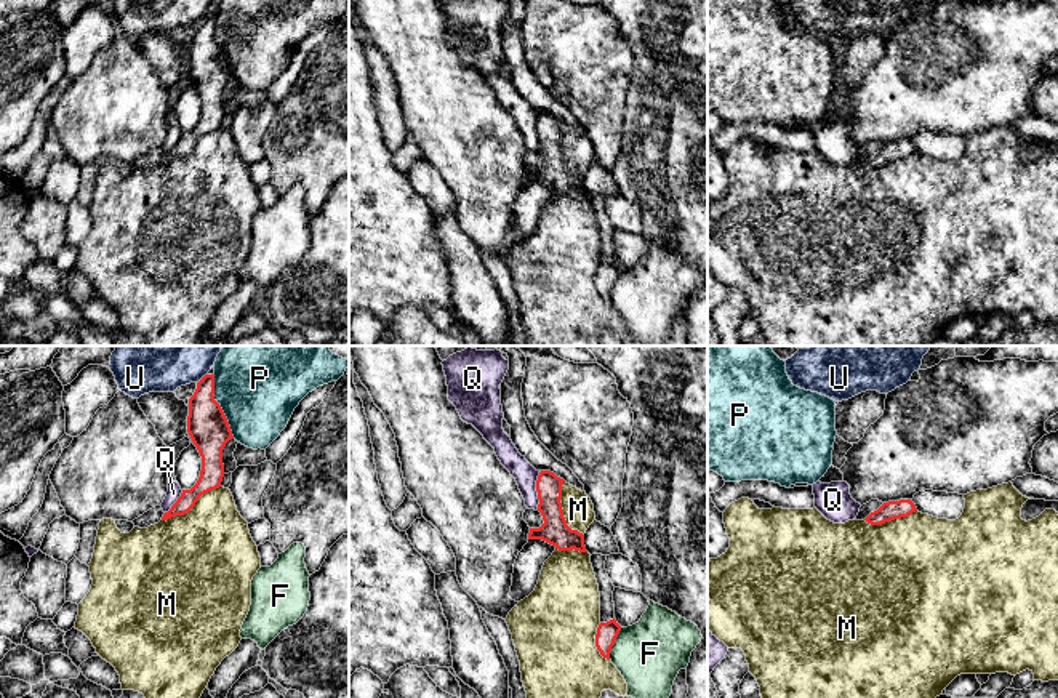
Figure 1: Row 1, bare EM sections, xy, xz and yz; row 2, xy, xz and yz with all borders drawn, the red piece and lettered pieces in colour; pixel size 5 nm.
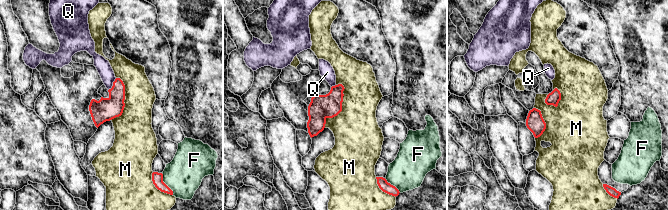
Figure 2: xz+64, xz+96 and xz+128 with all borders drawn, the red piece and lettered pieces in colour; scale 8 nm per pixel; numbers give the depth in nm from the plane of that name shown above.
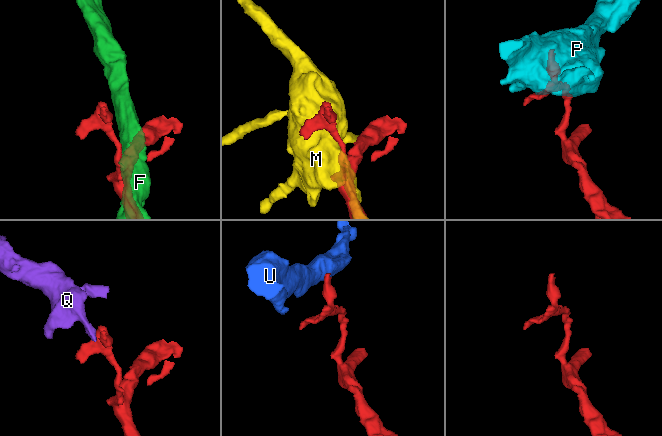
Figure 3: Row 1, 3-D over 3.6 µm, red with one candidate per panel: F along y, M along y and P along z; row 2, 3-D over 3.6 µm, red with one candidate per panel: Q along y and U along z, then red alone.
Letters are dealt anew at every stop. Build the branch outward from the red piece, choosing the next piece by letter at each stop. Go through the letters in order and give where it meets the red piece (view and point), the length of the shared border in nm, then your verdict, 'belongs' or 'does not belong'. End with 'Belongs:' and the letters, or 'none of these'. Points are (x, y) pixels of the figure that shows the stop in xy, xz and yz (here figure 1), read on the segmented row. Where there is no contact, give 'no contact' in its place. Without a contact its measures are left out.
F: xz (613, 644) | 170 nm | does not belong
M: xy (191, 508) | 340 nm | does not belong
P: xy (220, 407) | 340 nm | does not belong
Q: xz (537, 490) | 180 nm | does not belong
U: xy (202, 378) | 70 nm | does not belong
Belongs: none of these

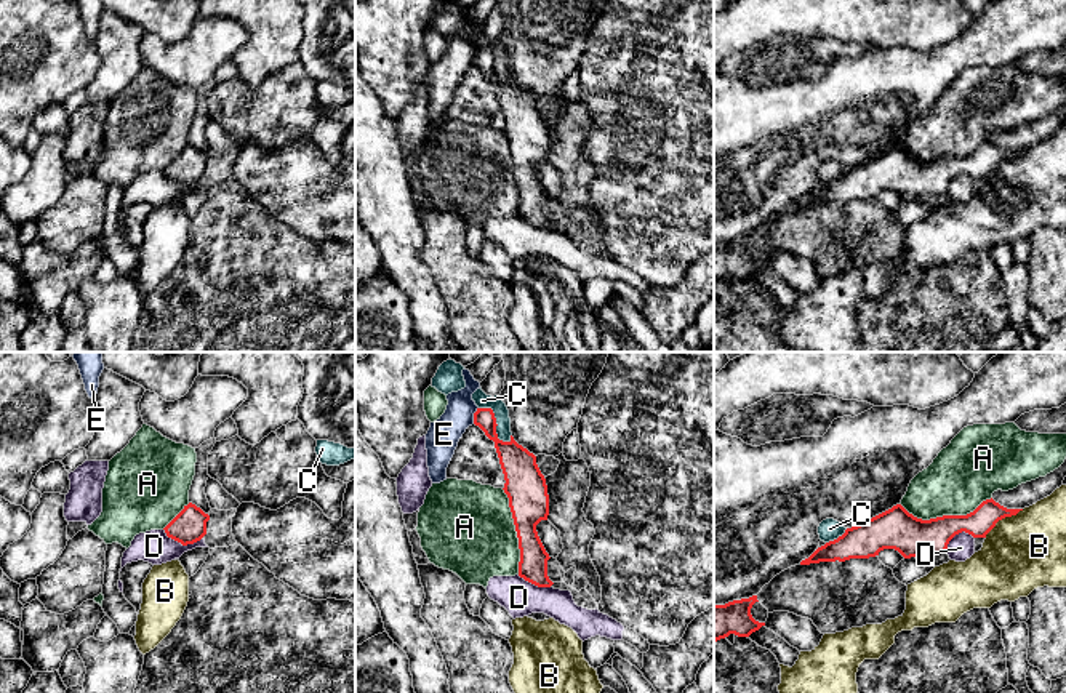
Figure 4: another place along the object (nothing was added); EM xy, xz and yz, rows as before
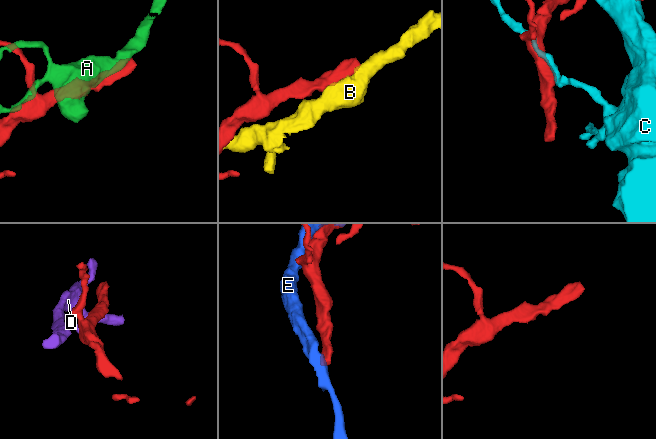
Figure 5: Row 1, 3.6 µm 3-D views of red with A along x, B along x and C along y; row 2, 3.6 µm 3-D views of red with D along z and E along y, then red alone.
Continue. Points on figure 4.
A: yz (945, 516) | 460 nm | does not belong
B: yz (1002, 517) | 240 nm | does not belong
C: xz (495, 423) | 240 nm | does not belong
D: xy (181, 543) | 200 nm | does not belong
E: xz (474, 415) | 90 nm | does not belong
Belongs: none of these

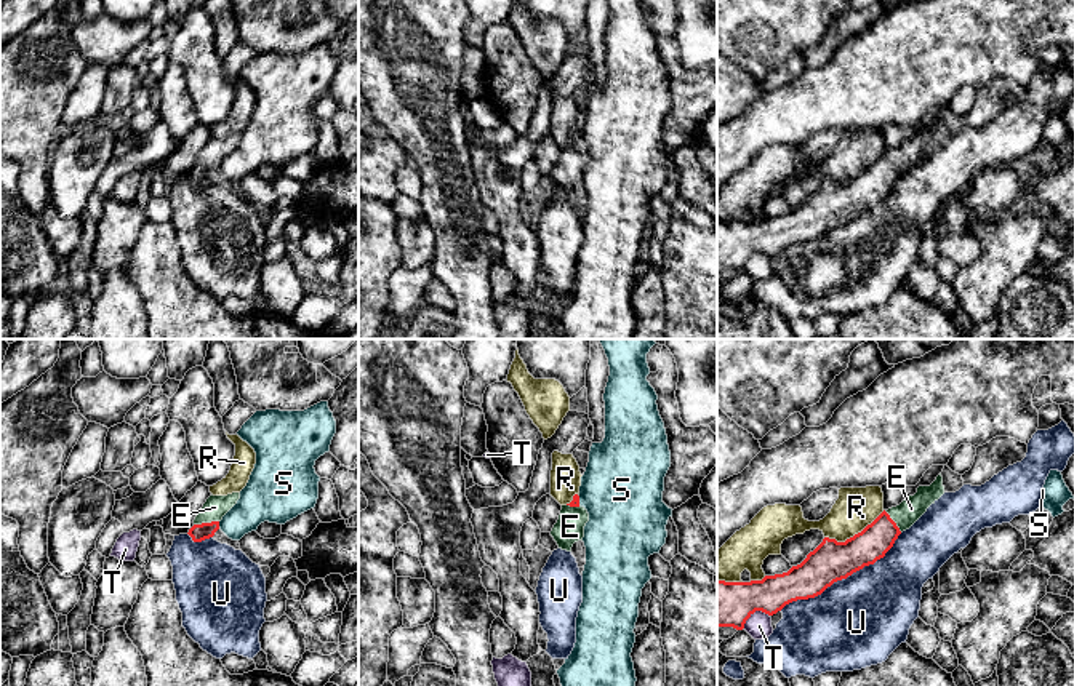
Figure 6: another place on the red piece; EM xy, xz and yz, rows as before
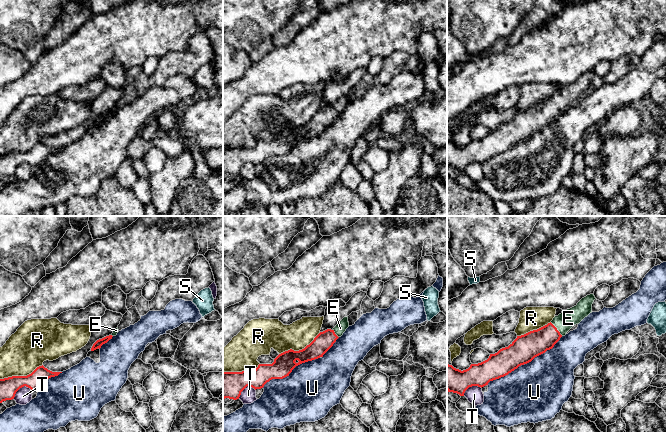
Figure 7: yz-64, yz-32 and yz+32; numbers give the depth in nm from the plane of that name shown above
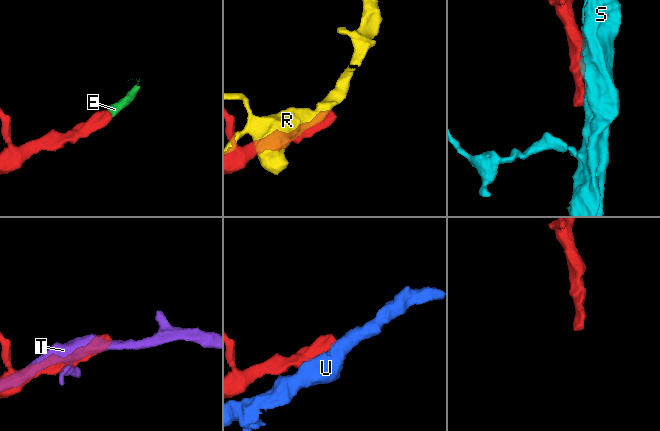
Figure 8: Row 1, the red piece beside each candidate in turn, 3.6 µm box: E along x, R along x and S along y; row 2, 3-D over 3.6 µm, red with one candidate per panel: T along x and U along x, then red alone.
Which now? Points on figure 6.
E: xy (205, 523) | 130 nm | belongs
R: yz (855, 534) | 340 nm | does not belong
S: xy (218, 525) | 30 nm | does not belong
T: yz (754, 611) | 150 nm | does not belong
U: yz (842, 578) | 750 nm | does not belong
Belongs: E

